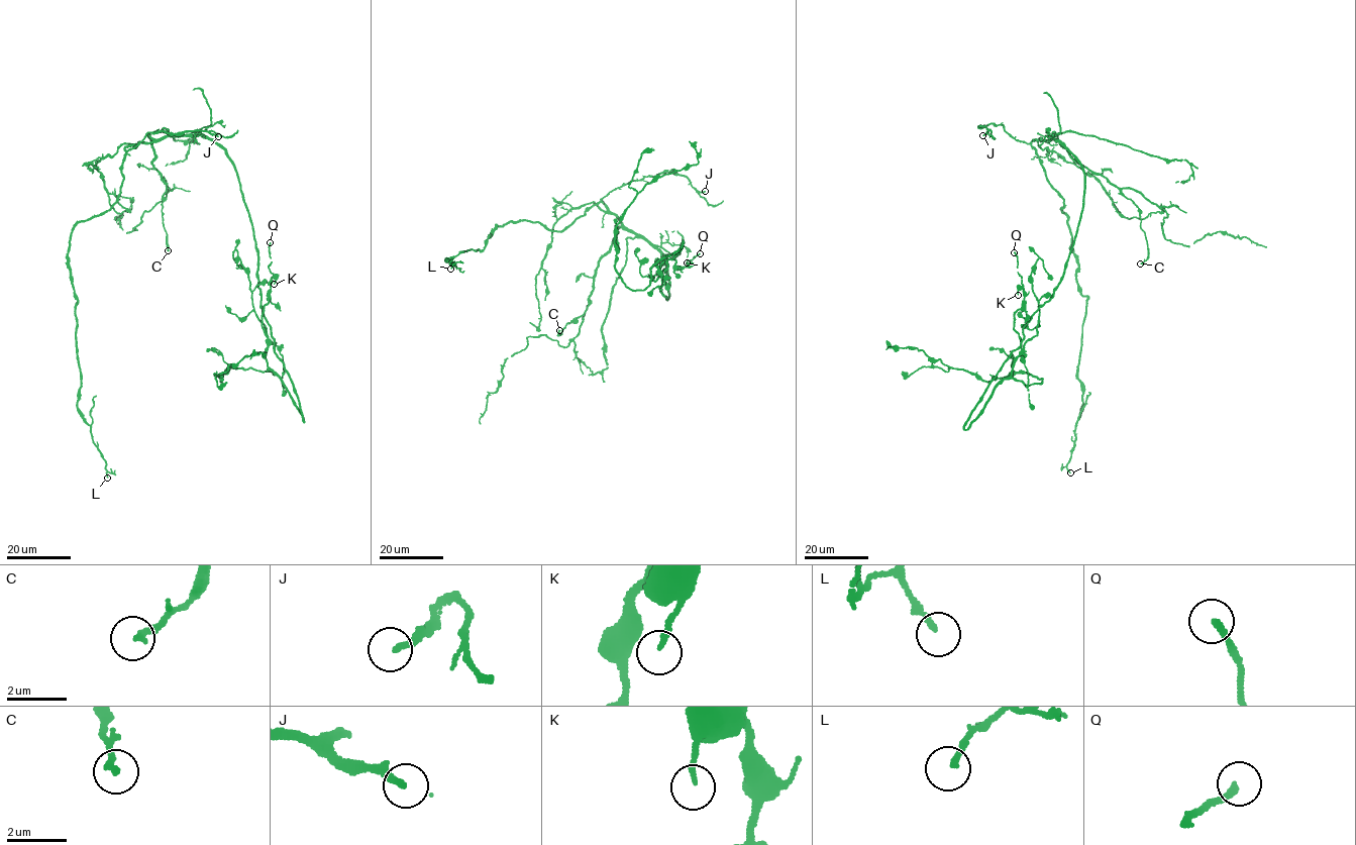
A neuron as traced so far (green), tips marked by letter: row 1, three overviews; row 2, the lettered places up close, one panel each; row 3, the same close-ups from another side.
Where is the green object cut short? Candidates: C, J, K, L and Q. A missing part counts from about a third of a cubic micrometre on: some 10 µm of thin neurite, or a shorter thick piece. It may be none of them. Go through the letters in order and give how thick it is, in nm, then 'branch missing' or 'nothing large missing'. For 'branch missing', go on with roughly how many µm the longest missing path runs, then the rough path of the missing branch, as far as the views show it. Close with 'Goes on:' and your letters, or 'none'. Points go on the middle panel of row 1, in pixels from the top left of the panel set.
C: 220 nm thick; nothing large missing
J: 200 nm thick; nothing large missing
K: 170 nm thick; nothing large missing
L: 190 nm thick; branch missing; about 15 µm are missing; missing branch runs (450, 269), (462, 273), (473, 267)
Q: 220 nm thick; branch missing; about 20 µm are missing
Goes on: L, Q

